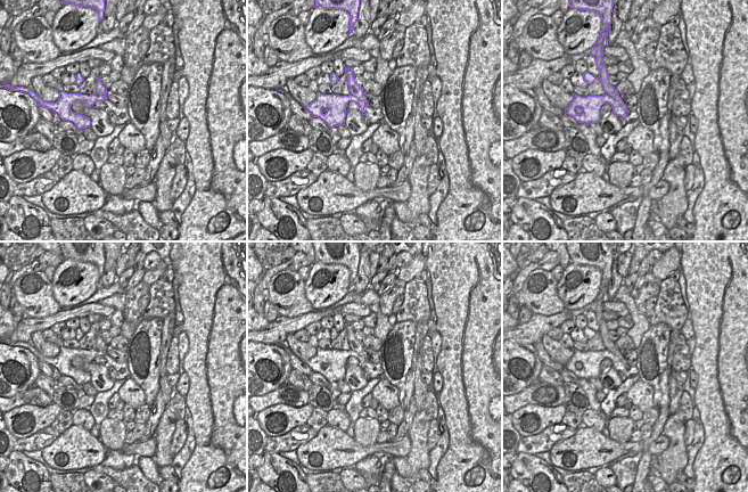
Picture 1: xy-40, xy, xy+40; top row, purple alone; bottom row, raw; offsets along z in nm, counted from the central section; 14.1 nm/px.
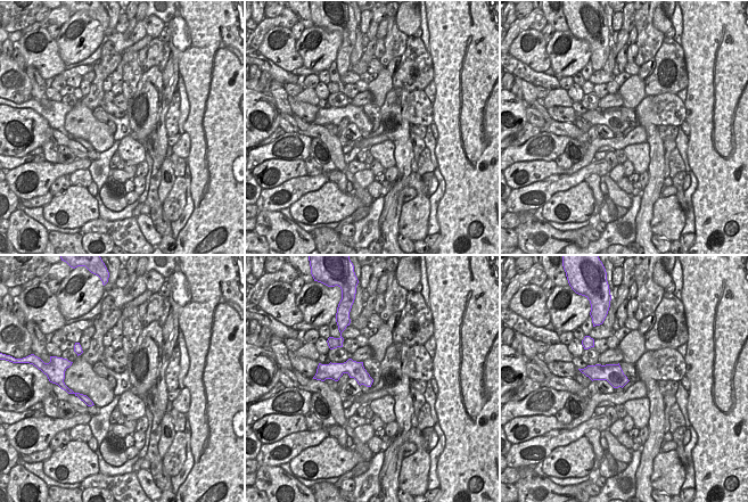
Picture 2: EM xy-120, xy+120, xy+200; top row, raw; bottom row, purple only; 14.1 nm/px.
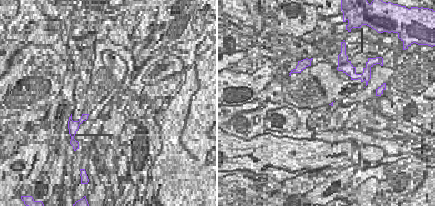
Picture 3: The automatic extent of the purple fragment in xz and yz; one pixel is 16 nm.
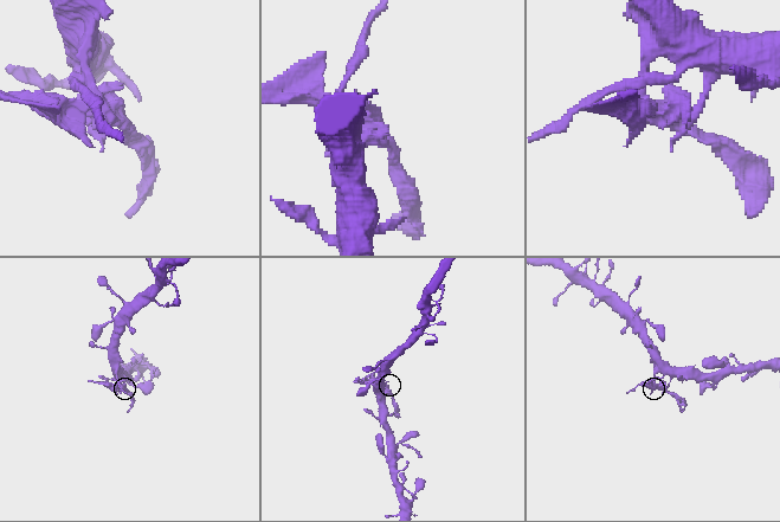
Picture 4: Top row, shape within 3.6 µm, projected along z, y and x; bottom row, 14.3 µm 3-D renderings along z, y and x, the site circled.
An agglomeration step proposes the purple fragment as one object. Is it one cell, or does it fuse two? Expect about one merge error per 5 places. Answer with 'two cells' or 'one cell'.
two cells

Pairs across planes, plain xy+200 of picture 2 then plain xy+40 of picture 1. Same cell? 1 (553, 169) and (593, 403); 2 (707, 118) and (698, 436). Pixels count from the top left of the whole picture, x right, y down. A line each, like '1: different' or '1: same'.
1: different
2: different

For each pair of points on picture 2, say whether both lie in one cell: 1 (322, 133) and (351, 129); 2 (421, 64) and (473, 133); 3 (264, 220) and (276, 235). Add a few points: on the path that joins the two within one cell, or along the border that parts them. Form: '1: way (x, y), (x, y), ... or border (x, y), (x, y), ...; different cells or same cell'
1: border (338, 138), (340, 143); different cells
2: border (428, 52), (432, 59), (433, 80); different cells
3: way (268, 223), (276, 231); same cell

